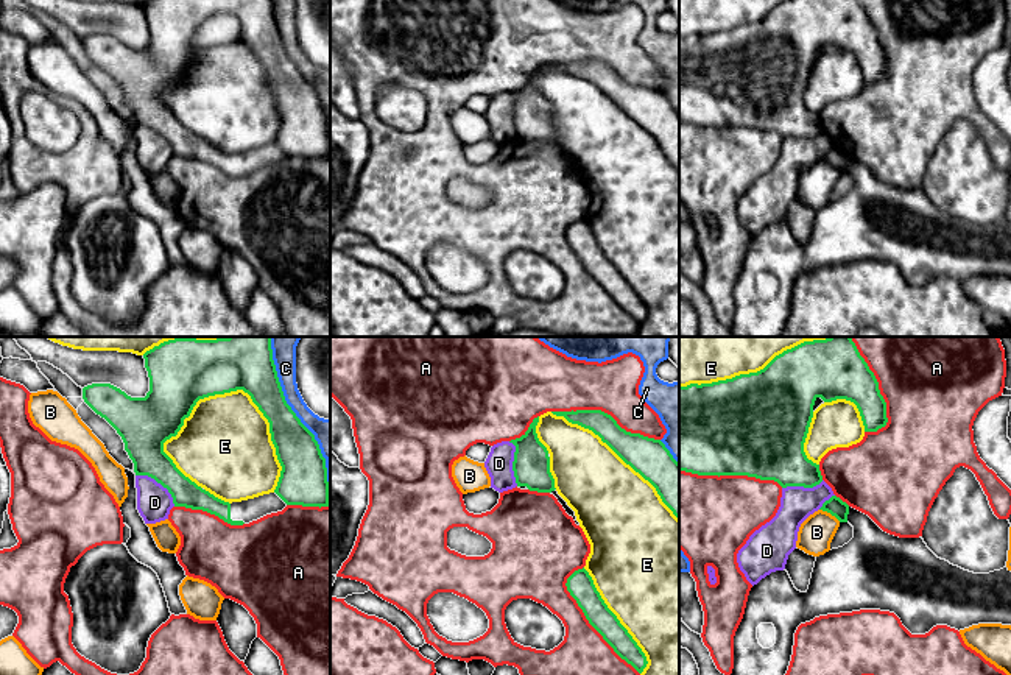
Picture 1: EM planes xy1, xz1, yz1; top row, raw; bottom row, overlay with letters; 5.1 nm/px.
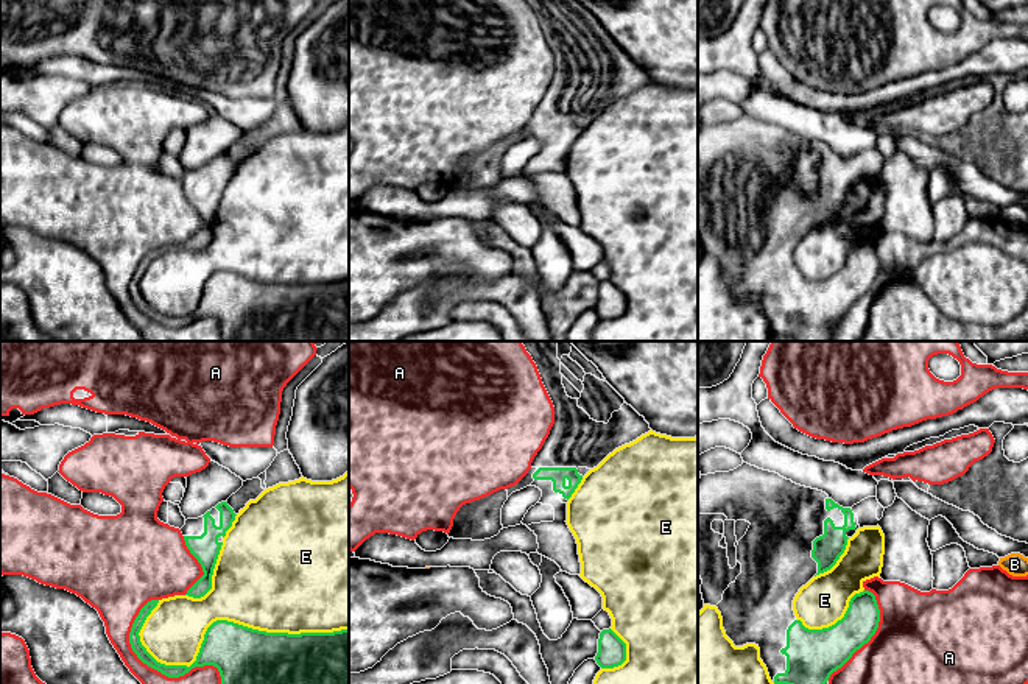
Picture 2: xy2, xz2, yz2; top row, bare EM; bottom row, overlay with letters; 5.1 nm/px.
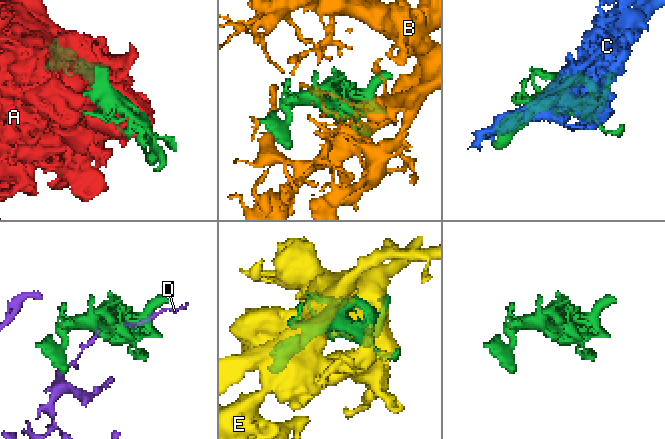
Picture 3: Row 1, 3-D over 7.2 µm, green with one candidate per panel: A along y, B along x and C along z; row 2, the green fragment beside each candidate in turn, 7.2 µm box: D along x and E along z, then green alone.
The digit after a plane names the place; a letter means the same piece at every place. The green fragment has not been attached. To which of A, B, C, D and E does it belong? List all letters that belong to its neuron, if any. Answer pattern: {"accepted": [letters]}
{"accepted": []}

